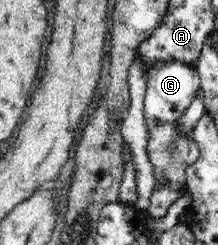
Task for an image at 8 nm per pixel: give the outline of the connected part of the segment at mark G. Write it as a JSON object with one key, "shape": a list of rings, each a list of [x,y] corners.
{"shape":[[[159,61],[146,70],[147,87],[143,109],[145,116],[145,130],[147,142],[145,150],[149,162],[152,163],[155,183],[147,211],[154,218],[163,217],[173,202],[184,196],[186,167],[200,159],[200,149],[193,141],[193,135],[186,135],[178,129],[178,120],[182,118],[184,110],[190,106],[196,91],[201,88],[201,80],[195,65],[185,65],[177,61]]]}

